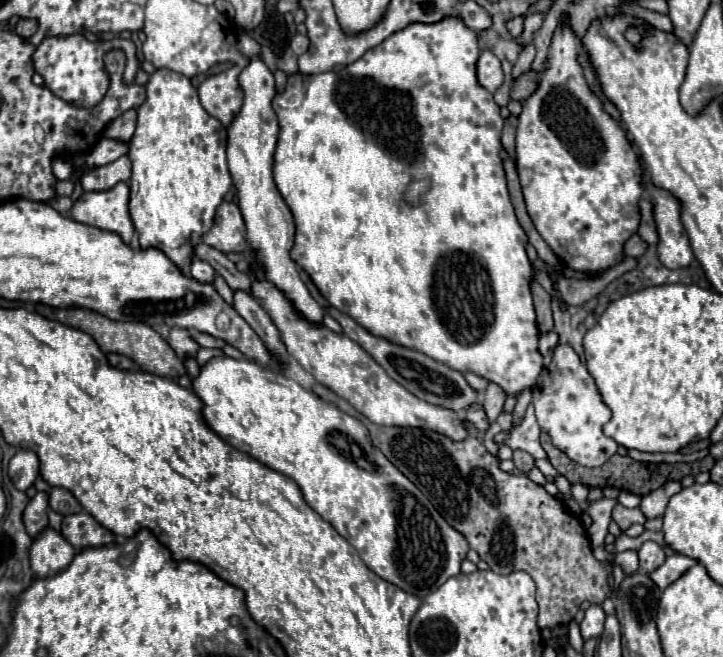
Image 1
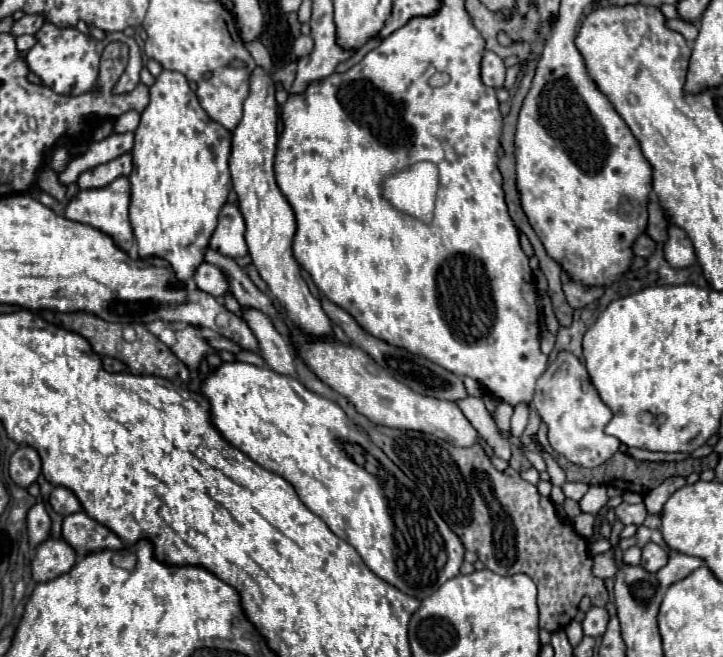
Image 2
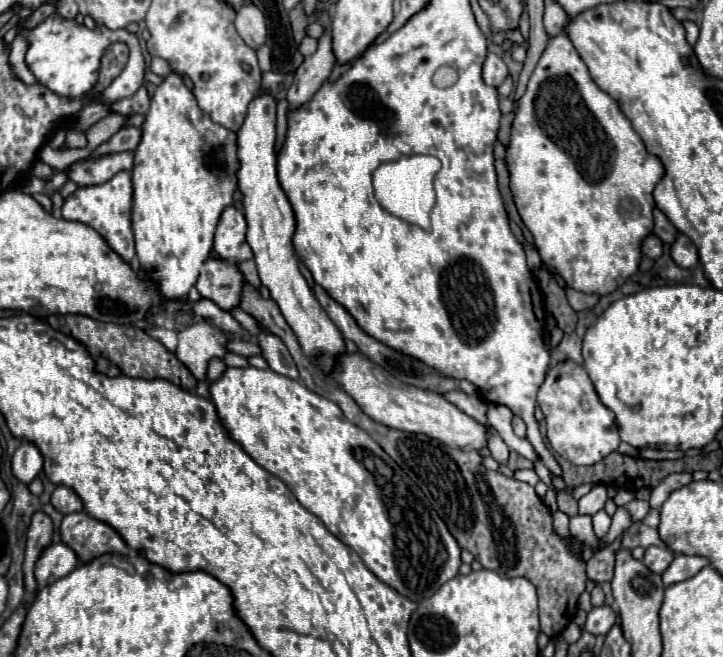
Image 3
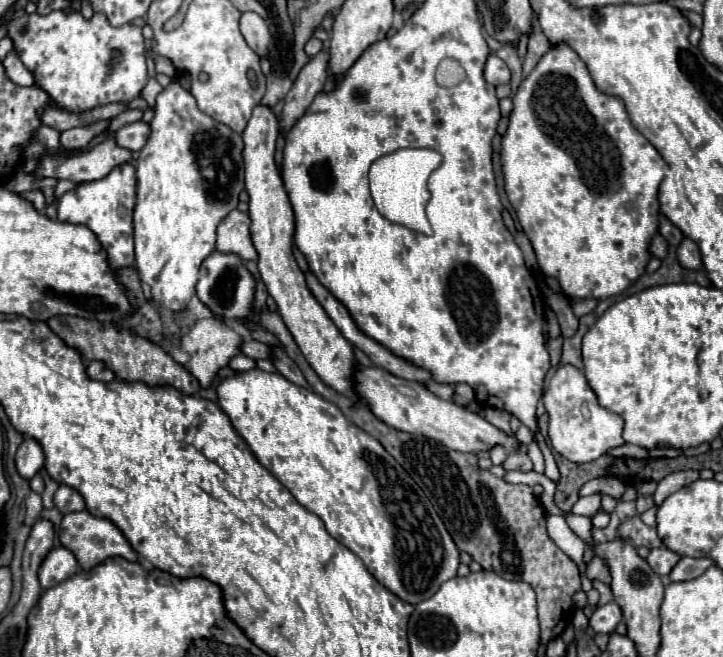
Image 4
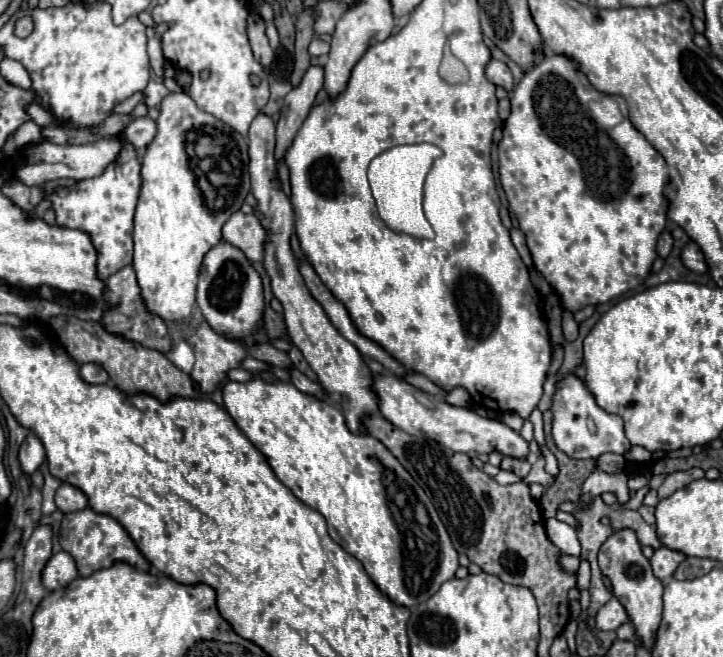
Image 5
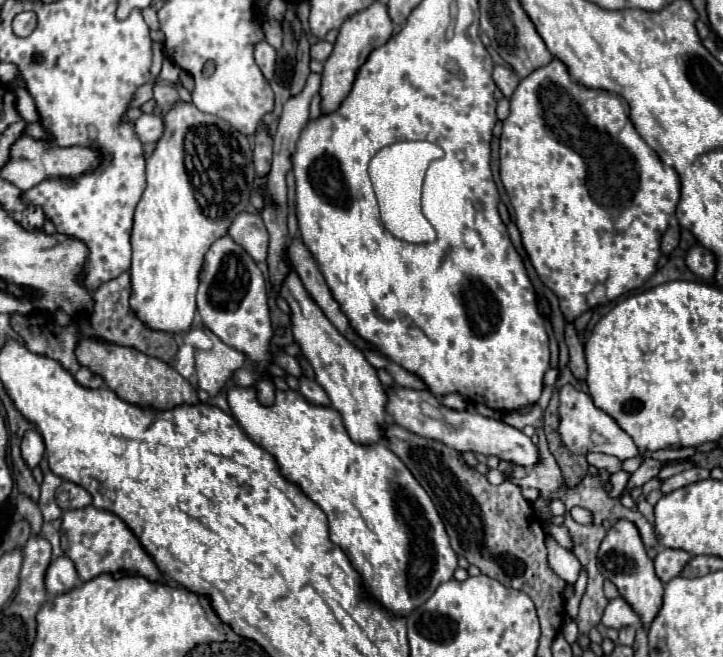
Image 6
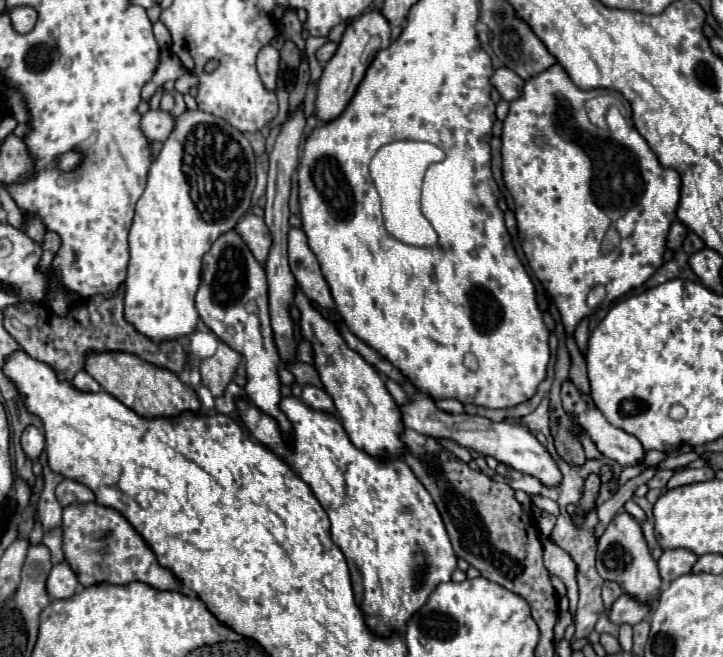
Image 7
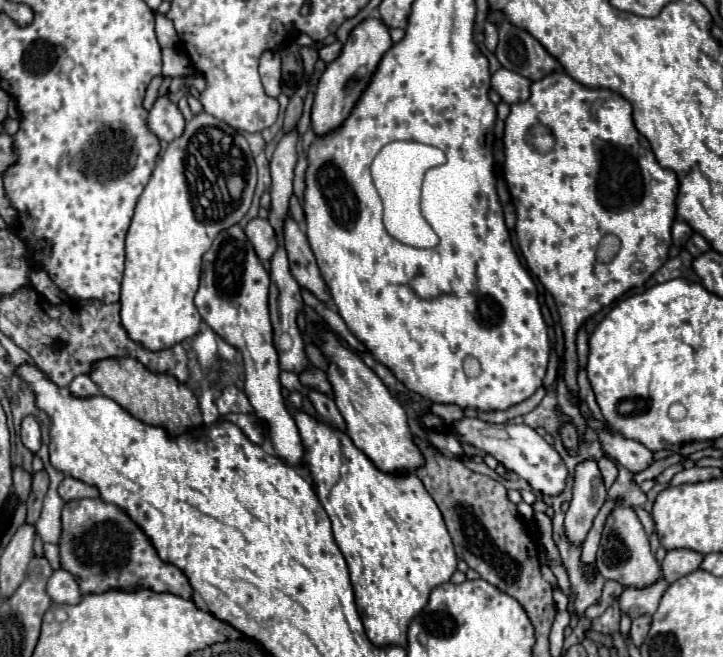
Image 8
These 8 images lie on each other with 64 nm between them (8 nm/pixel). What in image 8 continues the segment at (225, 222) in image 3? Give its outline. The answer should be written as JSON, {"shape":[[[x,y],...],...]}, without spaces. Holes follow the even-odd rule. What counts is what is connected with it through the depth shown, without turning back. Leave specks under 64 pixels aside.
{"shape":[[[254,218],[254,220],[250,220],[250,224],[244,230],[246,230],[246,236],[250,238],[258,258],[270,260],[278,248],[278,238],[276,238],[276,232],[270,226],[270,222],[264,218]]]}

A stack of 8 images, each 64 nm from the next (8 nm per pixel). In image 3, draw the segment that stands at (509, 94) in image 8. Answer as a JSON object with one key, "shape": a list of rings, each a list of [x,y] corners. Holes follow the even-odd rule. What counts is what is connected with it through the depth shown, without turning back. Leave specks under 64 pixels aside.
{"shape":[[[488,54],[486,62],[484,62],[484,70],[482,70],[482,78],[486,84],[490,86],[500,86],[508,76],[508,66],[504,64],[504,60],[498,54]]]}

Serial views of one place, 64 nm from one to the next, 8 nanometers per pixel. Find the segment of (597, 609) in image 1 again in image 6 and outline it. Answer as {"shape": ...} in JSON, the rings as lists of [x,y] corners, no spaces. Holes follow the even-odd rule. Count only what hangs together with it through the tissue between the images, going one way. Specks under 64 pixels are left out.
{"shape":[[[618,596],[614,600],[608,602],[606,610],[604,610],[604,616],[602,616],[602,624],[604,626],[610,626],[610,628],[622,628],[622,626],[640,626],[640,618],[638,614],[630,608],[630,604]]]}

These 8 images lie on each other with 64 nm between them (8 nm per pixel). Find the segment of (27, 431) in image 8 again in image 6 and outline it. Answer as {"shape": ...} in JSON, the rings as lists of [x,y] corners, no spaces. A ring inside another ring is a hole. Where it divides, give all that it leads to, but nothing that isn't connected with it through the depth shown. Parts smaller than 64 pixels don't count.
{"shape":[[[28,430],[24,434],[24,438],[22,438],[22,446],[20,448],[22,448],[22,458],[26,460],[26,464],[30,468],[38,466],[42,454],[44,454],[44,440],[42,440],[40,432],[38,430]]]}

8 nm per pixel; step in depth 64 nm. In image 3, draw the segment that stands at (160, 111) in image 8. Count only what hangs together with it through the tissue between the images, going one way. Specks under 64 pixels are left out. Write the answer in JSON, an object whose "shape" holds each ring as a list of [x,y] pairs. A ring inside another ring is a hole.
{"shape":[[[124,126],[108,142],[98,146],[92,156],[102,156],[102,154],[108,154],[108,152],[124,152],[124,150],[134,152],[140,144],[140,138],[142,138],[142,128]]]}

